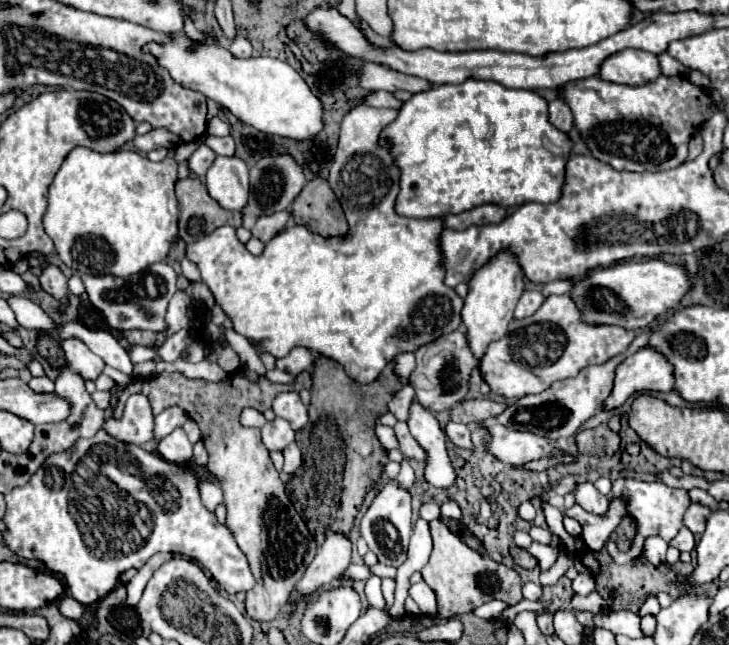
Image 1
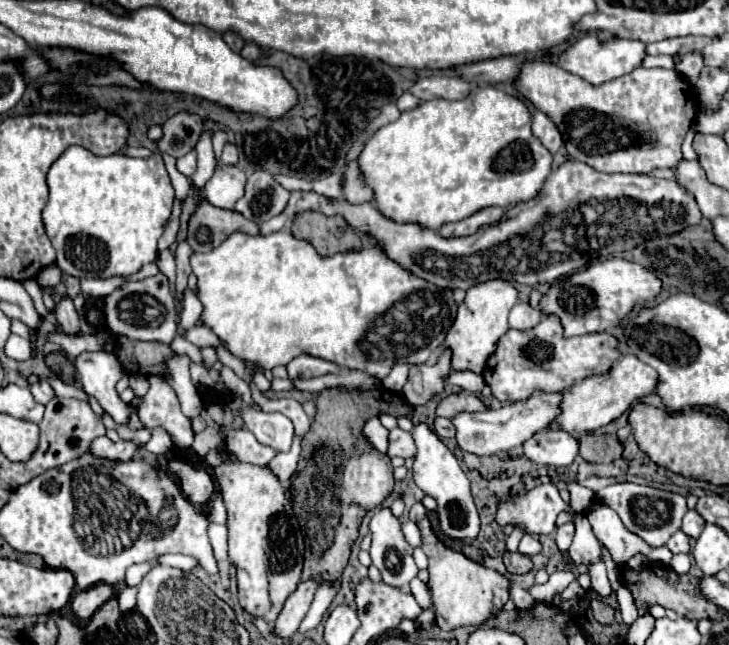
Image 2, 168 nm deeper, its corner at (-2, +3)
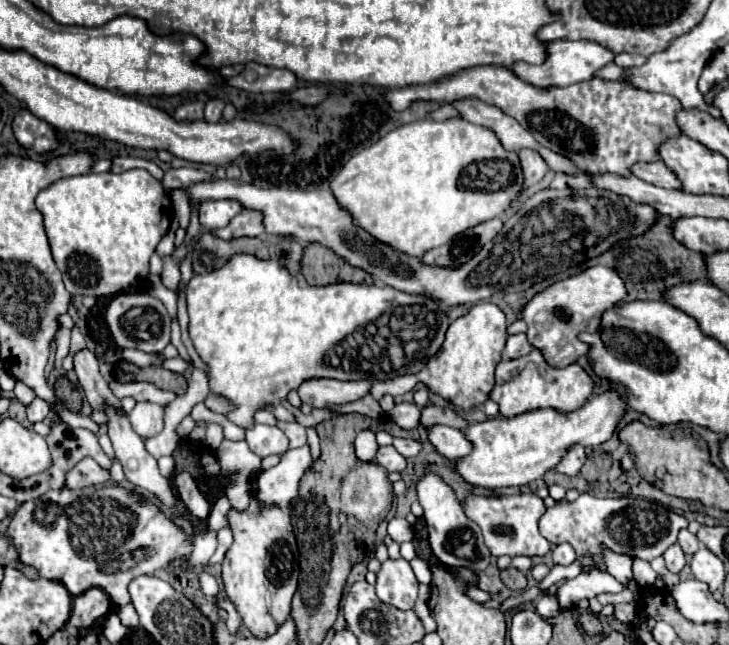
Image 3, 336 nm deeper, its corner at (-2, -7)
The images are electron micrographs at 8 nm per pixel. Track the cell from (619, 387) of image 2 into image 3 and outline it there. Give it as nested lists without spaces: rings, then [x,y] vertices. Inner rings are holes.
[[[609,389],[599,395],[591,395],[579,409],[571,413],[561,413],[557,409],[535,409],[521,413],[511,419],[487,419],[483,423],[473,423],[465,429],[469,441],[473,441],[473,451],[465,459],[457,461],[455,471],[475,487],[521,487],[545,471],[553,469],[561,455],[571,445],[595,447],[611,439],[617,425],[627,411],[627,397],[617,389]]]

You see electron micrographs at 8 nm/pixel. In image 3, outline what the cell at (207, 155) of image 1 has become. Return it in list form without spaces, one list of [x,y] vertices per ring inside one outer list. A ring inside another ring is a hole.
[[[179,167],[179,169],[169,169],[163,177],[163,185],[167,189],[171,187],[181,187],[187,189],[195,183],[203,183],[203,181],[215,181],[215,177],[203,169],[193,169],[193,167]]]

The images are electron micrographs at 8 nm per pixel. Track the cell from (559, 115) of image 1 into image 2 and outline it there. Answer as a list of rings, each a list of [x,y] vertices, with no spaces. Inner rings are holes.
[[[535,111],[531,117],[531,129],[533,129],[533,135],[541,141],[541,145],[545,145],[551,153],[557,153],[557,149],[563,145],[561,133],[557,131],[557,127],[551,123],[547,115]]]

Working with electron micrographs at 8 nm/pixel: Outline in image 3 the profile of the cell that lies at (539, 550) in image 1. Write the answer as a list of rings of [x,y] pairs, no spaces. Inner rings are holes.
[[[541,595],[535,609],[537,609],[537,613],[539,613],[543,619],[549,619],[549,617],[561,613],[561,607],[559,607],[555,595]]]

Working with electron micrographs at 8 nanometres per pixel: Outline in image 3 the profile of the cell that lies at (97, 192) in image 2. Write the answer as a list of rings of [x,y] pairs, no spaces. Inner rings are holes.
[[[145,169],[63,177],[45,187],[37,195],[35,203],[43,213],[53,259],[63,273],[65,289],[71,295],[109,297],[145,279],[149,275],[149,257],[155,253],[157,243],[163,239],[171,225],[171,199],[163,185]]]

